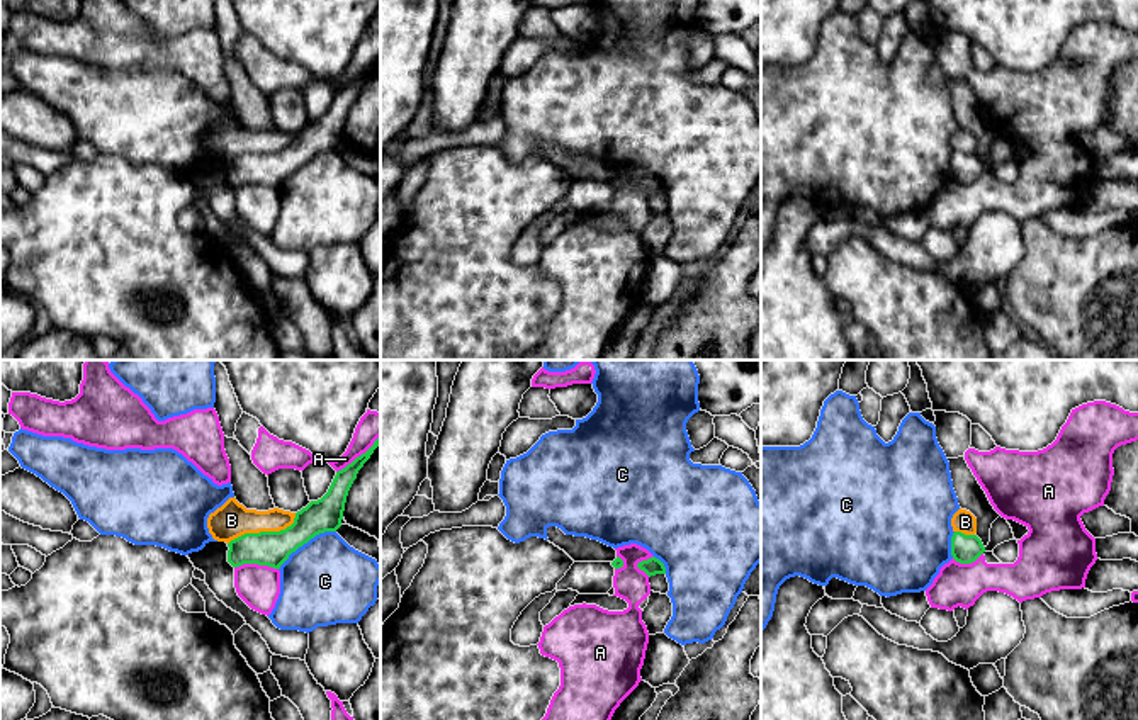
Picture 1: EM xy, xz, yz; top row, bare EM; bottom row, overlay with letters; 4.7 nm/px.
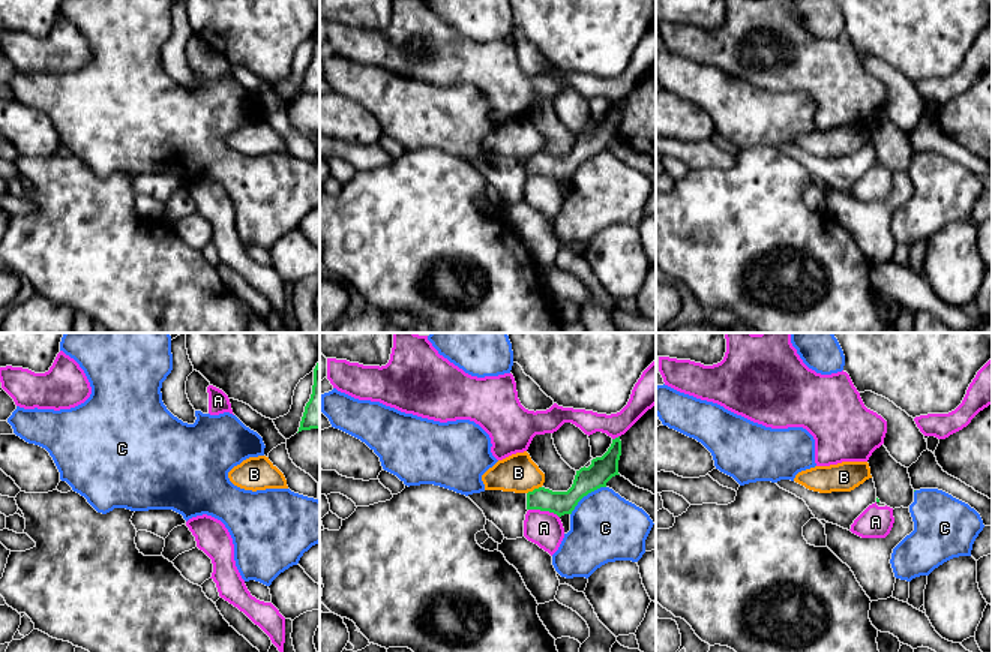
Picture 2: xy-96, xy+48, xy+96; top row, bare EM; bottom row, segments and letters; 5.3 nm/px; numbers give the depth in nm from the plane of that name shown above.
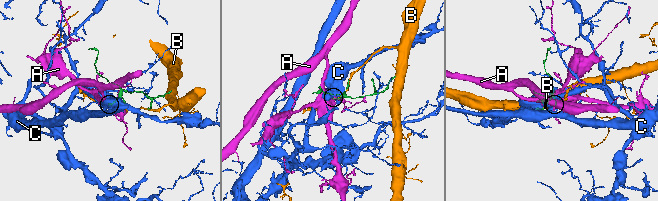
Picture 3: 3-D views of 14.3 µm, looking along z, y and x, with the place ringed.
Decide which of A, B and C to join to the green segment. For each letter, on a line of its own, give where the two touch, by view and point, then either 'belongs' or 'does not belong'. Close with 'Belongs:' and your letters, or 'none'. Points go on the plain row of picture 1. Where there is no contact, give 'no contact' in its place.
A: meets green in xy at (257, 182); does not belong
B: meets green in xy at (264, 151); does not belong
C: meets green in xy at (304, 162); does not belong
Belongs: none

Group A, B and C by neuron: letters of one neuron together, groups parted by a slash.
A / B / C

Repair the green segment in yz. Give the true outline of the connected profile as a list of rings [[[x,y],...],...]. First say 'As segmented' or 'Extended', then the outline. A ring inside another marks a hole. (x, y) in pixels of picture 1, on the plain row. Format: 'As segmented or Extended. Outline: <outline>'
As segmented. Outline: [[[955,151],[951,156],[951,175],[960,183],[972,183],[982,173],[985,166],[977,155],[965,155],[961,151]]]

